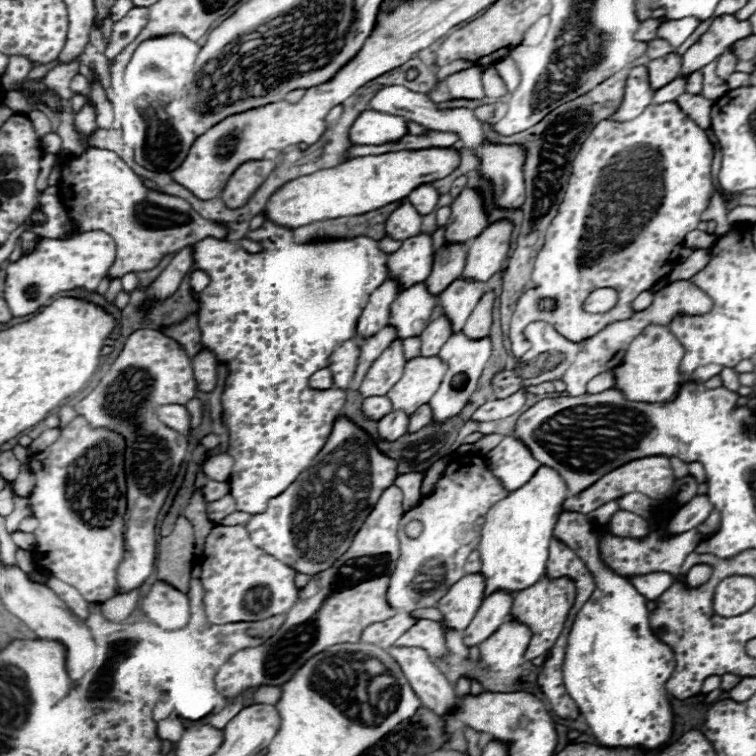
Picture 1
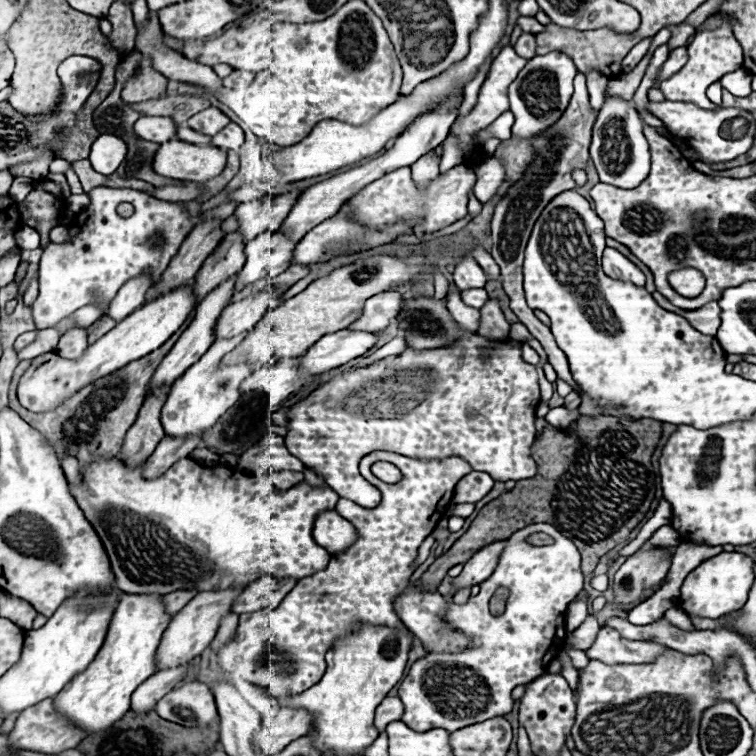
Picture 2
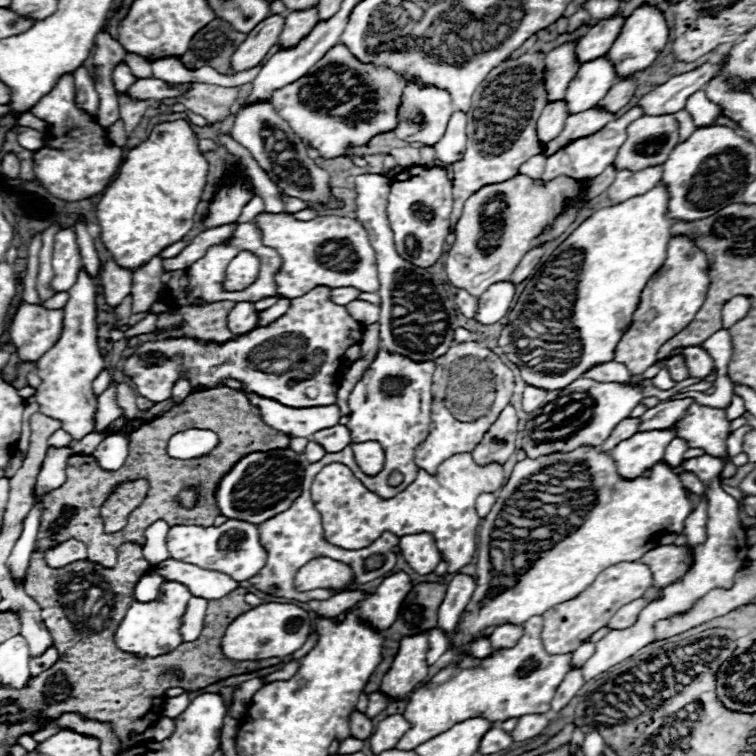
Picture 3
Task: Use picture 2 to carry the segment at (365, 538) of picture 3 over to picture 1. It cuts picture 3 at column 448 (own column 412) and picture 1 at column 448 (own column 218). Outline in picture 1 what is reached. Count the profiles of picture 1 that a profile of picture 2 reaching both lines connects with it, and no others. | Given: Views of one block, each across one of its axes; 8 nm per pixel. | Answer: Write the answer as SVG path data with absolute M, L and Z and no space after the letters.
M418 620L406 634L402 634L402 638L398 638L398 642L394 646L424 648L436 660L438 658L448 660L448 656L450 656L446 642L444 642L444 632L442 632L440 624L434 620Z

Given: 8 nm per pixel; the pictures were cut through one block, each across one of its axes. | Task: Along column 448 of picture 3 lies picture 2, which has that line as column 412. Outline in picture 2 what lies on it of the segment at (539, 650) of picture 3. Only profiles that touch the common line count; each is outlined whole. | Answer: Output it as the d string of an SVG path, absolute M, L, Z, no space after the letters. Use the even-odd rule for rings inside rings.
M532 524L508 538L508 546L500 556L498 568L494 574L480 584L480 592L476 596L470 596L466 604L458 606L454 602L448 604L448 612L444 618L446 628L462 630L466 638L470 638L470 648L462 652L450 652L450 654L426 654L424 658L416 660L402 680L398 688L398 696L404 702L404 714L402 722L408 724L412 730L426 732L432 728L444 728L448 732L460 730L464 726L472 726L484 720L490 720L494 716L504 716L512 710L512 690L520 684L530 682L532 678L546 672L546 666L550 660L562 650L566 640L566 608L576 598L576 594L582 590L582 570L580 570L580 554L576 546L562 536L554 526L550 524ZM532 534L550 534L556 542L552 546L532 546L526 542ZM498 586L510 588L510 598L506 602L506 610L500 616L492 616L488 610L488 602Z

